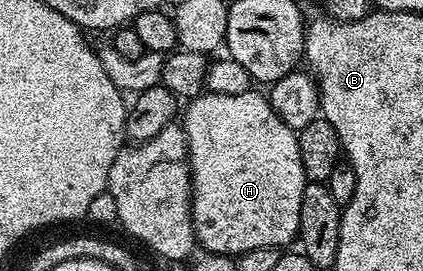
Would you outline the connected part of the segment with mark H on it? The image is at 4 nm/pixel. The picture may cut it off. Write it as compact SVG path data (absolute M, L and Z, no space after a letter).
M207 91L199 97L191 98L187 102L188 110L182 113L182 128L184 138L188 144L188 168L192 175L192 226L196 228L196 239L201 250L208 253L223 253L225 255L239 255L246 251L254 251L254 247L288 247L297 240L300 232L300 212L302 211L302 191L306 178L302 171L302 155L298 155L297 130L289 127L274 111L267 96L262 92L249 91L240 95L218 95Z

